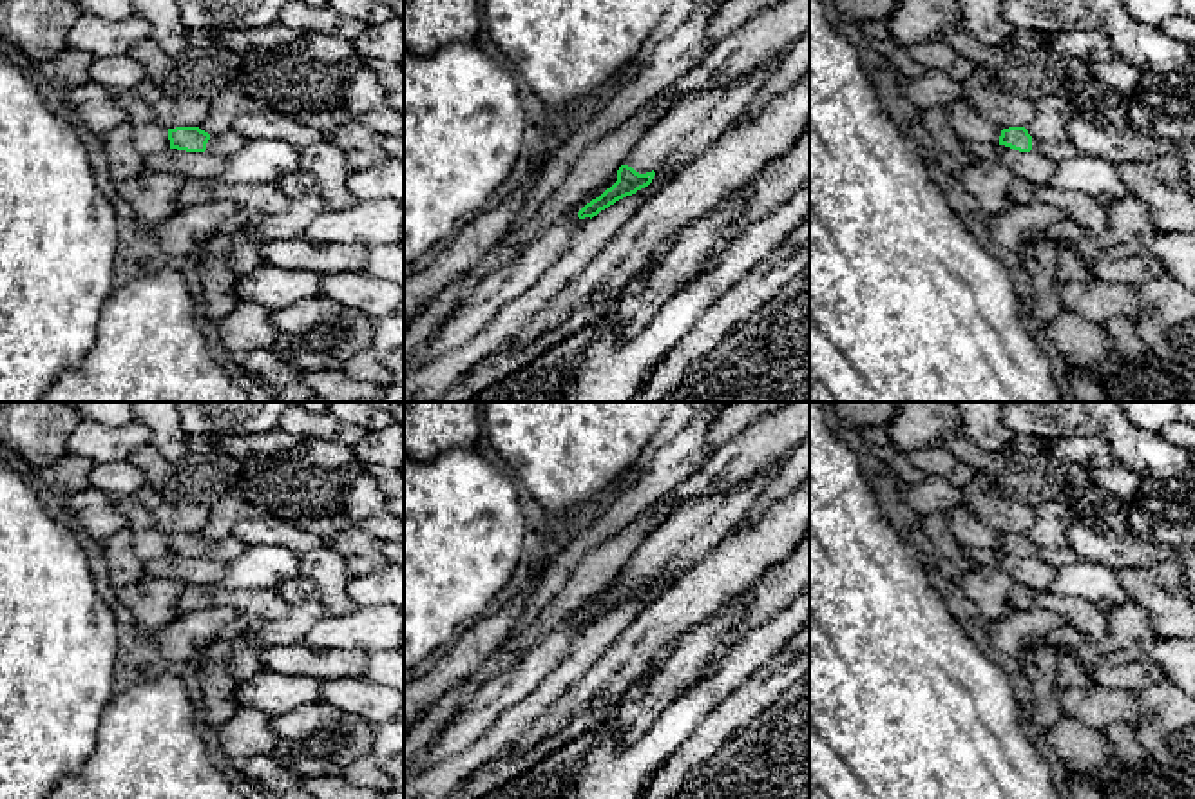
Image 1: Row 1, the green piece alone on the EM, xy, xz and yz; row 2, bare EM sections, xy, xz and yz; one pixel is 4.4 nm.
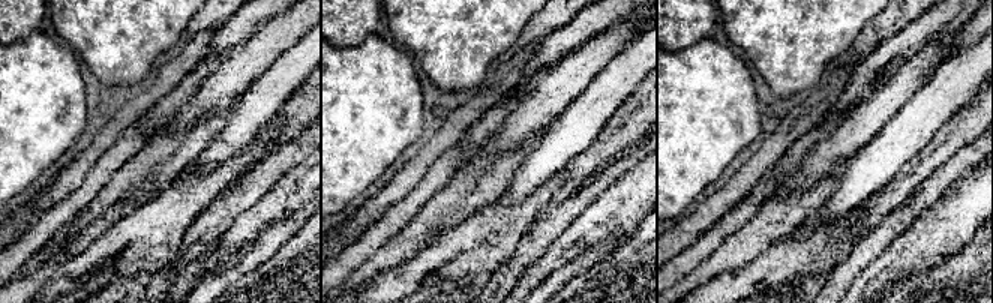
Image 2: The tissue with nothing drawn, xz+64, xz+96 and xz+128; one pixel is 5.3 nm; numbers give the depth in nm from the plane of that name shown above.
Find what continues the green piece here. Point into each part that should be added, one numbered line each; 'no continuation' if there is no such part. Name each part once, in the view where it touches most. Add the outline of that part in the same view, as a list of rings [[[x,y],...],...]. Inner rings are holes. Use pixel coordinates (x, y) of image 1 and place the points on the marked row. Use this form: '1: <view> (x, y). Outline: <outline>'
1: xz (679, 136). Outline: [[[786,53],[748,78],[688,96],[648,127],[623,165],[639,174],[655,172],[645,187],[646,199],[657,194],[683,167],[695,161],[733,121],[784,62]]]

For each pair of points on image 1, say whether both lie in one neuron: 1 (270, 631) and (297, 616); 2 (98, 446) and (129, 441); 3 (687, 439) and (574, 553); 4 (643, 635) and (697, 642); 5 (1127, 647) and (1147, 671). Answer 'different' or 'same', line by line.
1: same
2: same
3: same
4: different
5: different

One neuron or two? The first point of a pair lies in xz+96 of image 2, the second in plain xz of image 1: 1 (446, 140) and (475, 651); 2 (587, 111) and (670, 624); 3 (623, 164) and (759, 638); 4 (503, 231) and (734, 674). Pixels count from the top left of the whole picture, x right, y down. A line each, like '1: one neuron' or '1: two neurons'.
1: two neurons
2: two neurons
3: two neurons
4: two neurons

